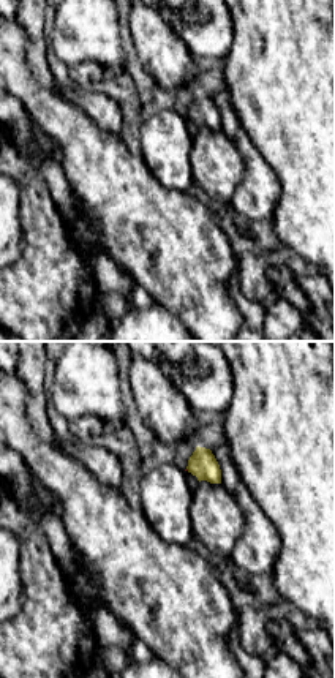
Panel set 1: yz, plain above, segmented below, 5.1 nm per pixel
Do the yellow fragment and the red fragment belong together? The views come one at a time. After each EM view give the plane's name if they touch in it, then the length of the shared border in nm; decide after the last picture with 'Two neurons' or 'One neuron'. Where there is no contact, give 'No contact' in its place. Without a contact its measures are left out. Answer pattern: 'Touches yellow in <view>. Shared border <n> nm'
No contact

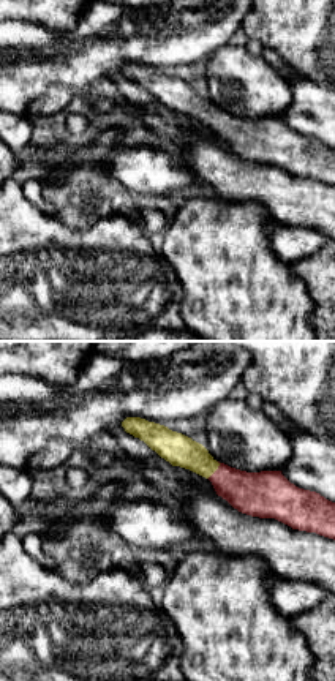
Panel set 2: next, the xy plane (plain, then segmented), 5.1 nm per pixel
Touches yellow in xy. Shared border 110 nm

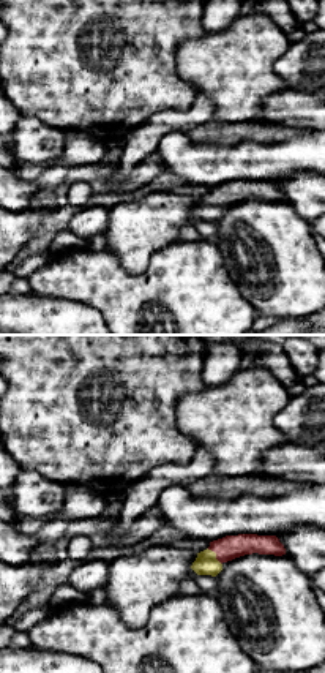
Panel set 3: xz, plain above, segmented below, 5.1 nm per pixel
Touches yellow in xz. Shared border 120 nm

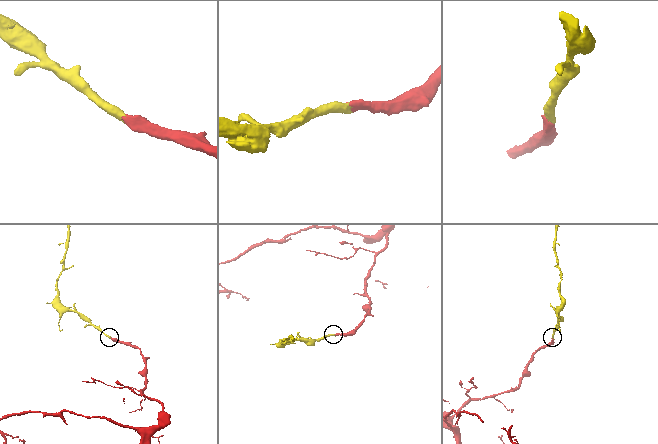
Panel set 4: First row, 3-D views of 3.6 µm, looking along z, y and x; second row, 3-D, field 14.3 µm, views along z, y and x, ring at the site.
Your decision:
One neuron

